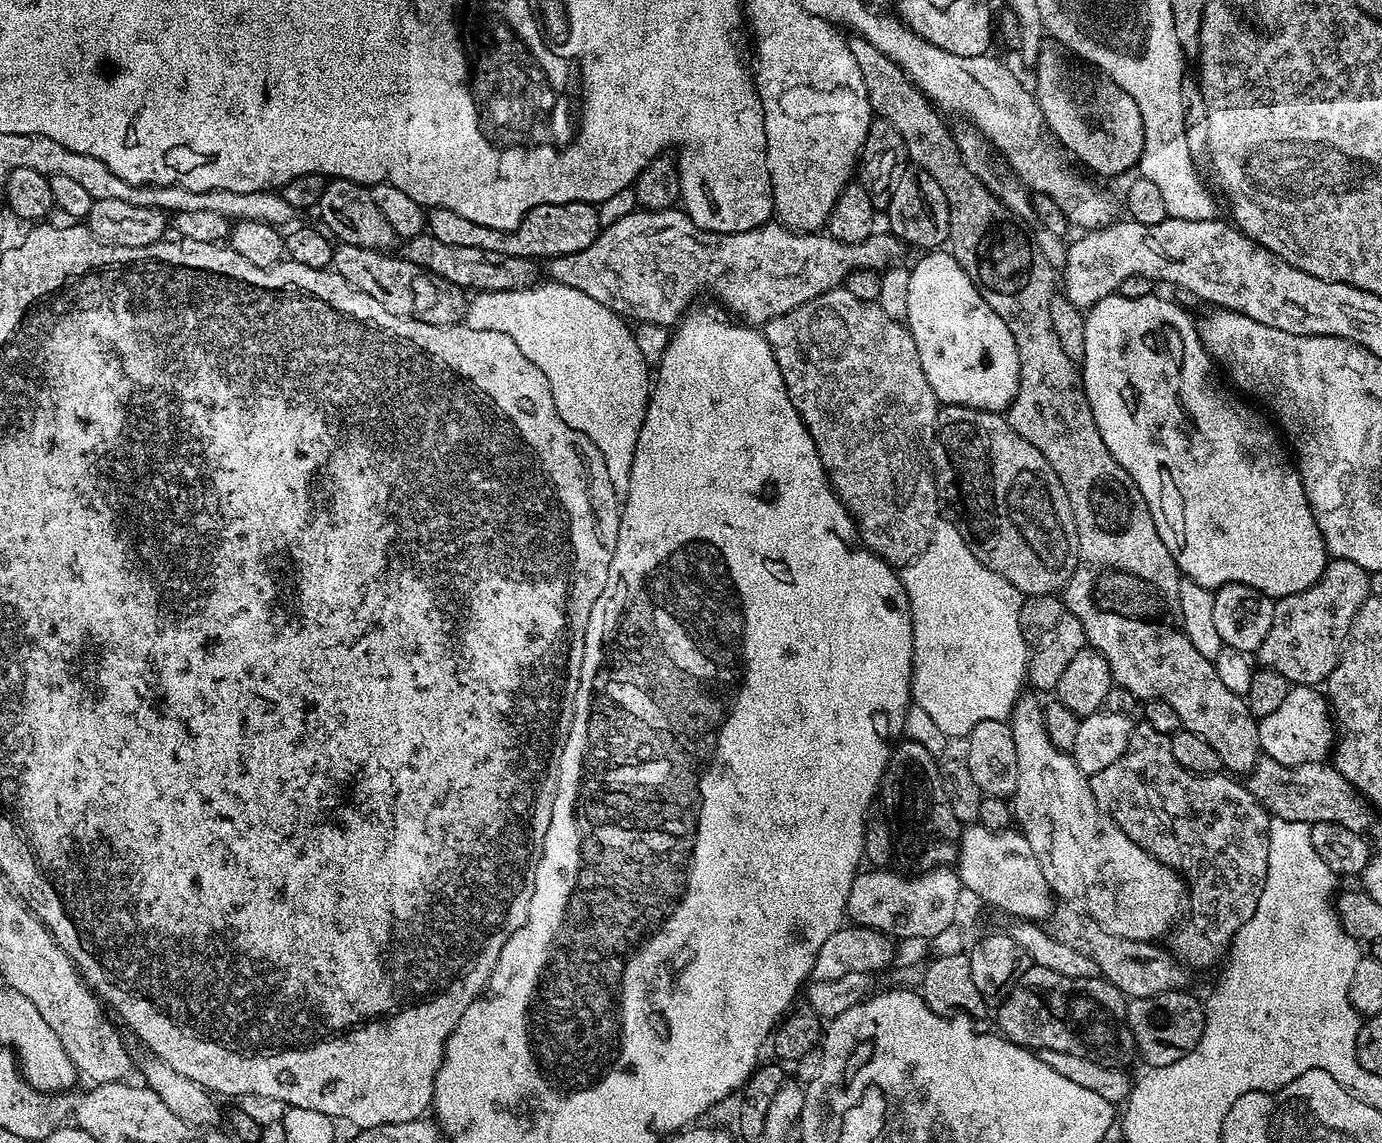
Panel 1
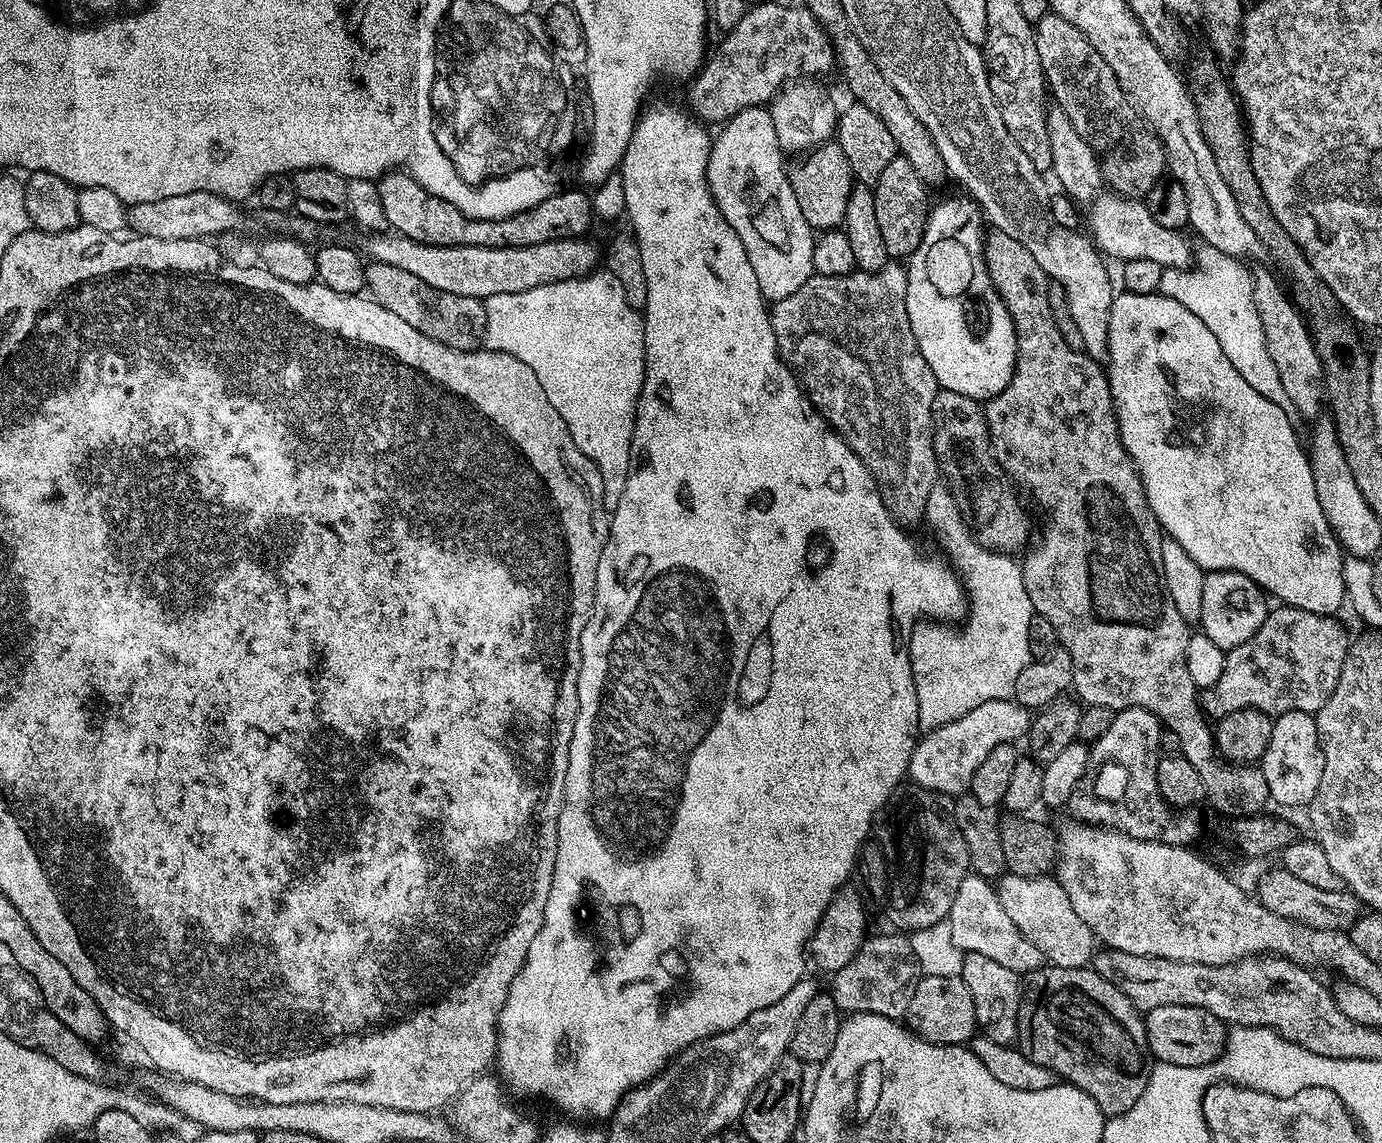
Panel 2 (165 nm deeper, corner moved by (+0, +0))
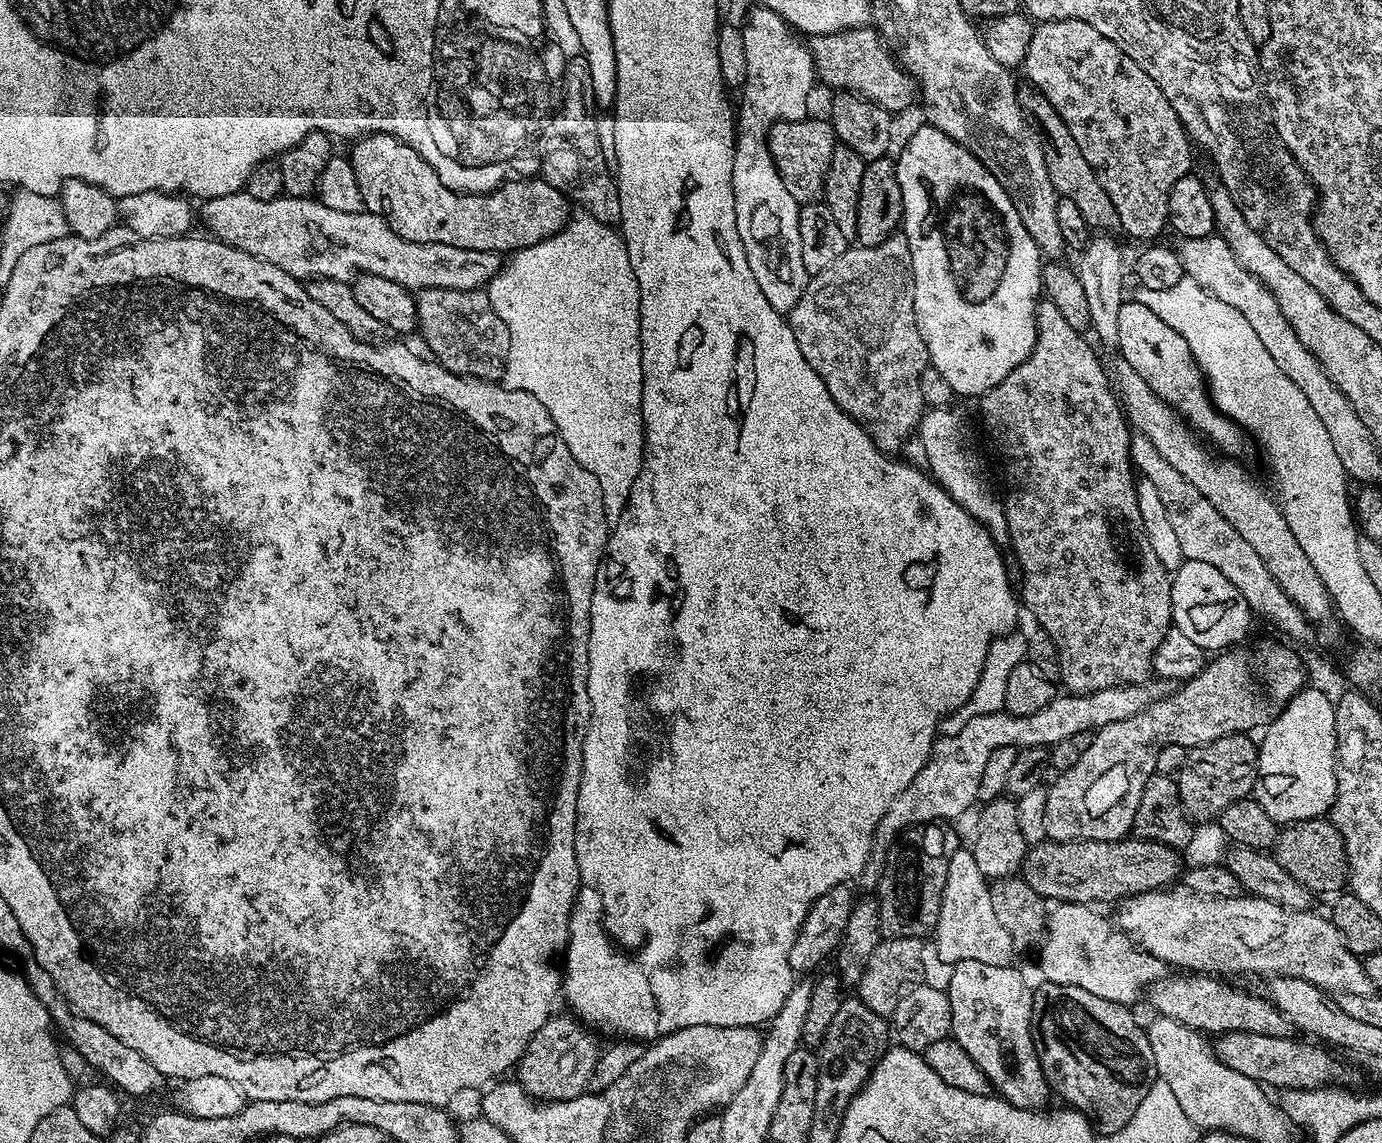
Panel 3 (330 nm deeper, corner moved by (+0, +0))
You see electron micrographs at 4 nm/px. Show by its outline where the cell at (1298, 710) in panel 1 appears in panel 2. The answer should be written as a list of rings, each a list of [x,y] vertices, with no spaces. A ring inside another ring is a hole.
[[[1287,712],[1275,717],[1272,721],[1270,746],[1266,746],[1262,761],[1262,770],[1266,774],[1266,786],[1270,786],[1270,797],[1284,808],[1300,808],[1312,803],[1314,794],[1318,790],[1318,782],[1322,782],[1322,750],[1316,729],[1316,718],[1311,712]]]

